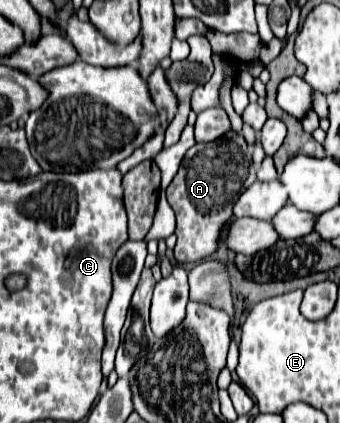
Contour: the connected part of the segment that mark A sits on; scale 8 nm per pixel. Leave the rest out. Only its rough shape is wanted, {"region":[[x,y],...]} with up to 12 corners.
{"region":[[243,135],[195,143],[167,187],[174,257],[215,253],[255,183]]}

